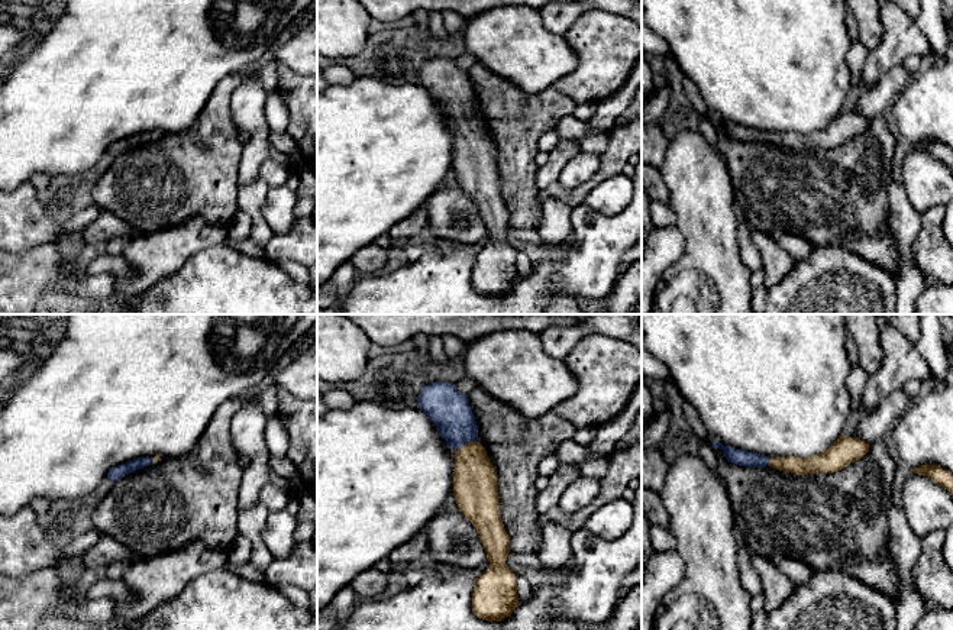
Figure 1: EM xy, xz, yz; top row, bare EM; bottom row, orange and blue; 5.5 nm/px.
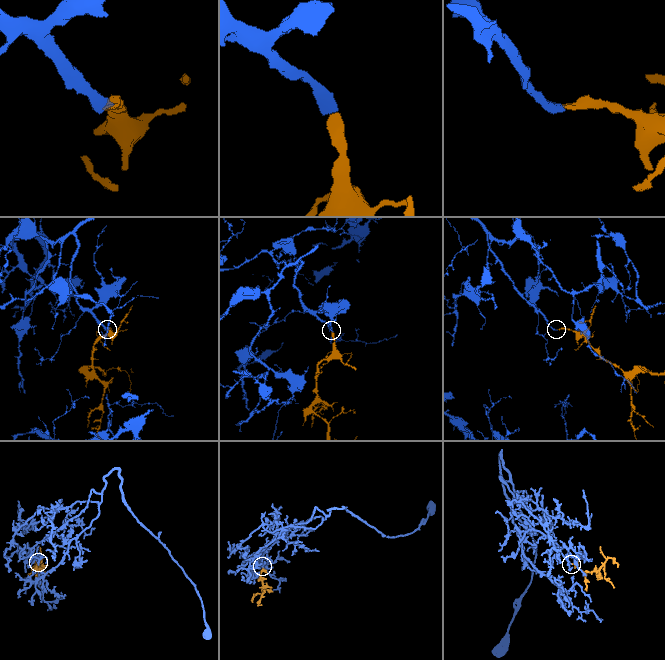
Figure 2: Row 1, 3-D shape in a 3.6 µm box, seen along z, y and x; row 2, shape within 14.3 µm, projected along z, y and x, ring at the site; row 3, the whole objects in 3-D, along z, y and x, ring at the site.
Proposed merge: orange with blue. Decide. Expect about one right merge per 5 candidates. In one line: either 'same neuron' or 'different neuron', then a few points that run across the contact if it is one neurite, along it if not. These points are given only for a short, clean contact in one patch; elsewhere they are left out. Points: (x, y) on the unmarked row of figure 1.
same neuron | xz (475, 162), (471, 128), (467, 119), (448, 84)

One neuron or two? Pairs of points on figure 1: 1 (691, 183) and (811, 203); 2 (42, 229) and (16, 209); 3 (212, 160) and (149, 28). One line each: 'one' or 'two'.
1: two
2: one
3: two

